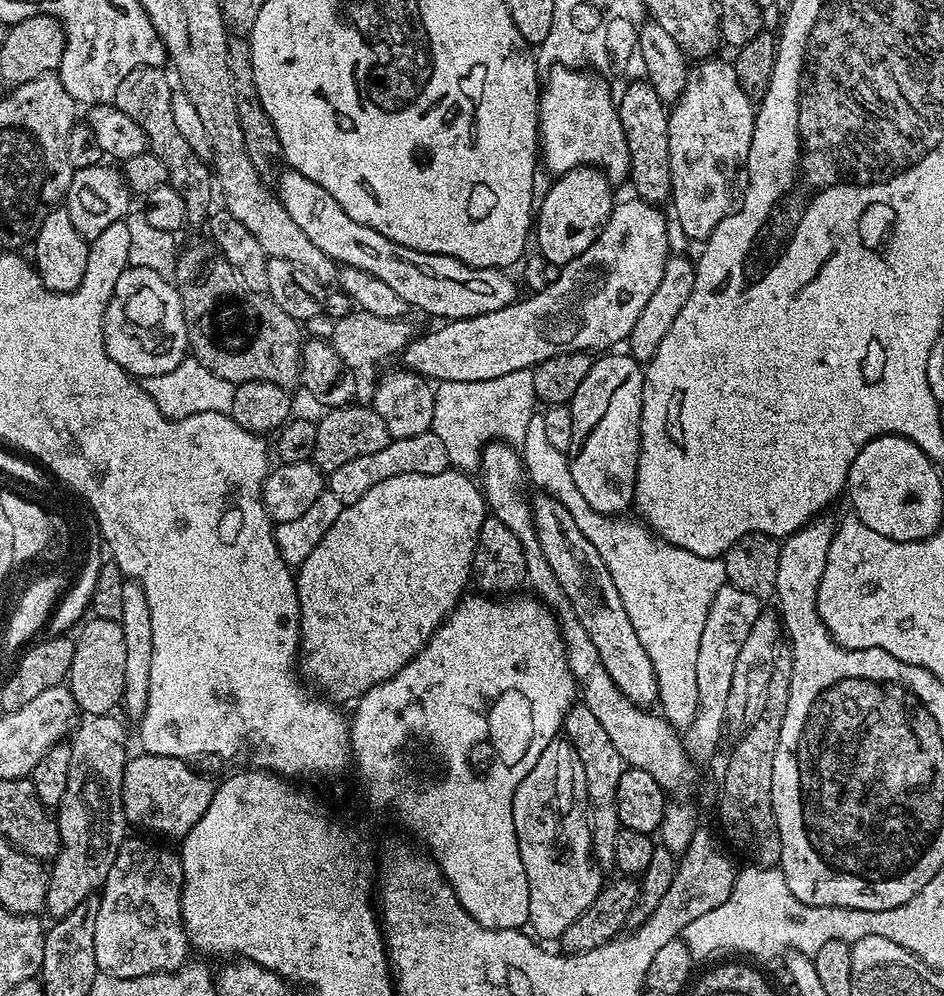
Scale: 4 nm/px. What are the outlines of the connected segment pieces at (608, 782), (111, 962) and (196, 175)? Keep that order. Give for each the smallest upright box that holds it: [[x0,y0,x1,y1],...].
[[563,702,626,866],[94,838,190,980],[114,66,214,222]]

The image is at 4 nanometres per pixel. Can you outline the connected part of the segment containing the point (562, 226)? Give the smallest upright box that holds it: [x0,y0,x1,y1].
[534,168,614,265]

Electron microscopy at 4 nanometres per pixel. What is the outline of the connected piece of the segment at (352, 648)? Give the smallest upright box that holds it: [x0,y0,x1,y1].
[294,470,486,702]

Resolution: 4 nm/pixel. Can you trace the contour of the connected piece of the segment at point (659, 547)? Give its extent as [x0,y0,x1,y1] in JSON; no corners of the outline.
[522,414,713,730]

